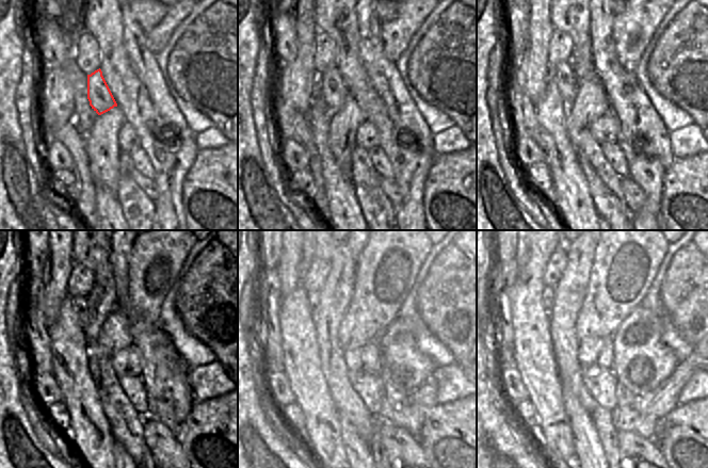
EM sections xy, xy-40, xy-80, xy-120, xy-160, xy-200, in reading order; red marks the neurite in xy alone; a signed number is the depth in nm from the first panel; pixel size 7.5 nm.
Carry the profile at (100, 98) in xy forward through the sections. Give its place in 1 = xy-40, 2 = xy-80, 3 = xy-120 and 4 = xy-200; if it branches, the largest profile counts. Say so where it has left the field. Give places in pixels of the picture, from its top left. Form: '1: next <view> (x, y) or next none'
1: next xy-40 (335, 92)
2: next xy-80 (566, 79)
3: next xy-120 (80, 305)
4: next xy-200 (548, 293)

